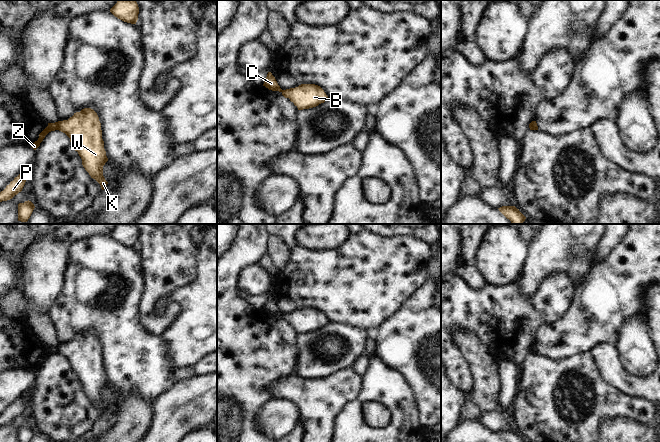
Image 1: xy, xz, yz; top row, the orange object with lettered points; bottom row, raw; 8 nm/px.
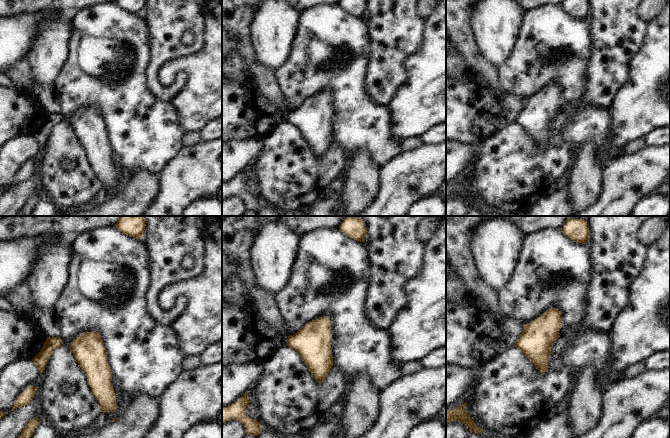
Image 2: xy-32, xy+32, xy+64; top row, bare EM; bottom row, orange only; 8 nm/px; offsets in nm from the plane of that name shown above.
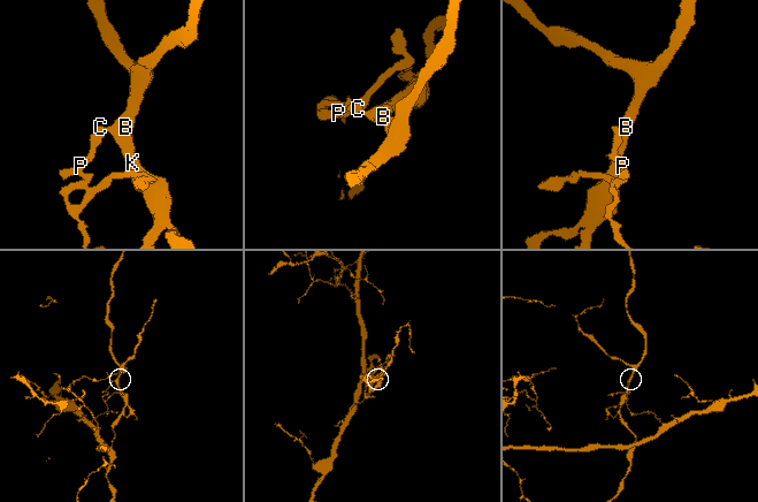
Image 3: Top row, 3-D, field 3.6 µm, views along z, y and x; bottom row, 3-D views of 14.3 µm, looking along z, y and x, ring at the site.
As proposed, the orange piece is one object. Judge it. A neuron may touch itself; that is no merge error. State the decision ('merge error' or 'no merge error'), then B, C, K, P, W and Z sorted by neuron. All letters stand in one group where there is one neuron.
merge error | B K W / C P Z

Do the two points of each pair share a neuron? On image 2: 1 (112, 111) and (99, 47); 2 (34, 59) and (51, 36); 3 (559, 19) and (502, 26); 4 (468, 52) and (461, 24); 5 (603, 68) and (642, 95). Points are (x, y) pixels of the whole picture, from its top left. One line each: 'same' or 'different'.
1: same
2: same
3: different
4: same
5: different

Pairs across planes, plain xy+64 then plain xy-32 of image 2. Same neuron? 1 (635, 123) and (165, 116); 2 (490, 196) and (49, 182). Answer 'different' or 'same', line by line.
1: different
2: same

